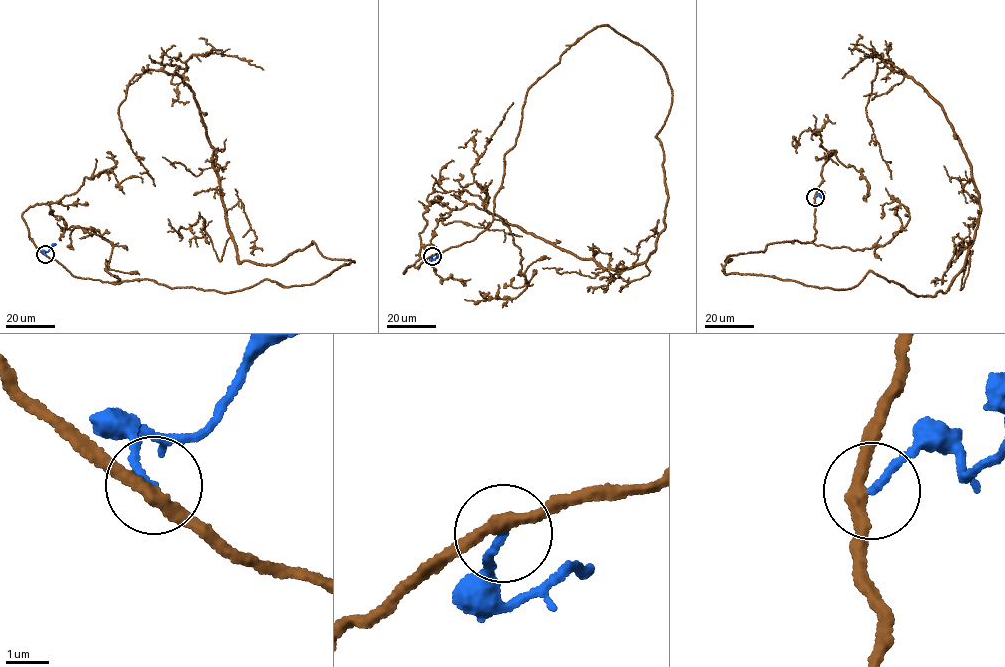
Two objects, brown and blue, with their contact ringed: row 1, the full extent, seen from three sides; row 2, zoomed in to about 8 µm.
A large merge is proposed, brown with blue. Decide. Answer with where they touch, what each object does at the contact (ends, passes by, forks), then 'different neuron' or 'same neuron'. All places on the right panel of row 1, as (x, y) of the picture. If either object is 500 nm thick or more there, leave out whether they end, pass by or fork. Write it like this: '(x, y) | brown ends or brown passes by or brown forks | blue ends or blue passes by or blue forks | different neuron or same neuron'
(815, 197) | brown passes by | blue ends | different neuron

